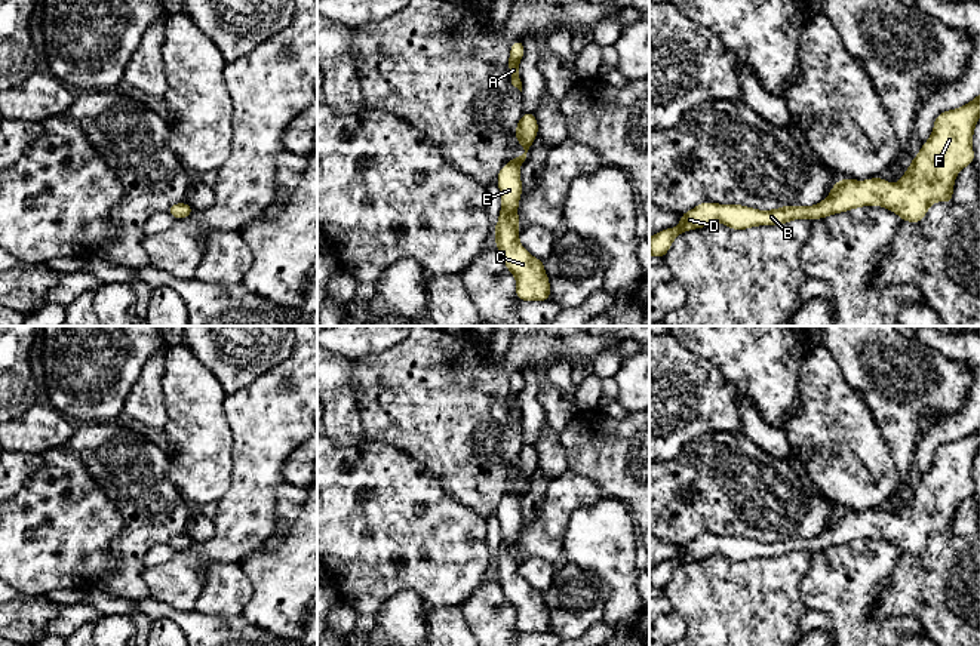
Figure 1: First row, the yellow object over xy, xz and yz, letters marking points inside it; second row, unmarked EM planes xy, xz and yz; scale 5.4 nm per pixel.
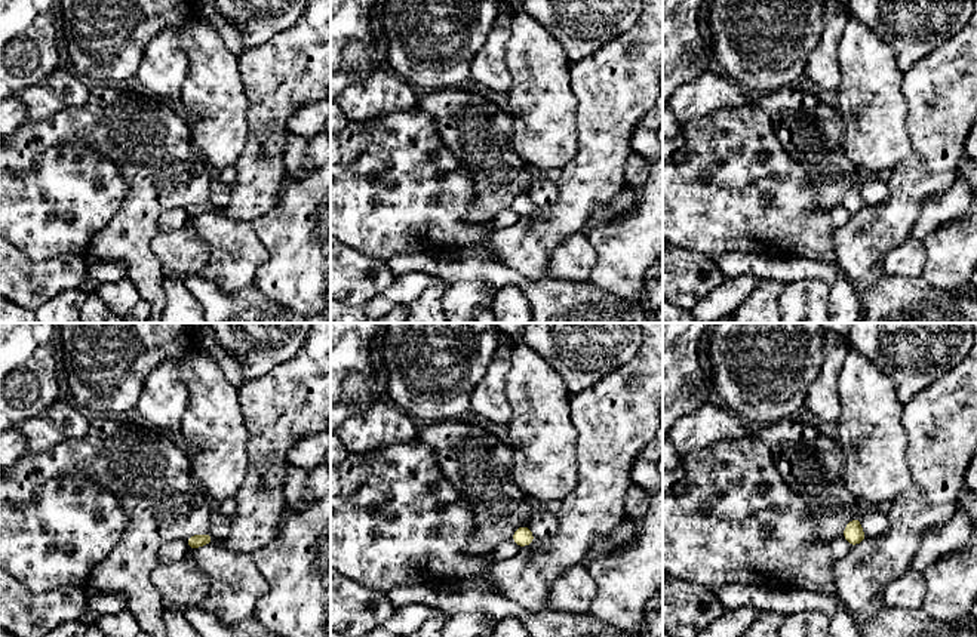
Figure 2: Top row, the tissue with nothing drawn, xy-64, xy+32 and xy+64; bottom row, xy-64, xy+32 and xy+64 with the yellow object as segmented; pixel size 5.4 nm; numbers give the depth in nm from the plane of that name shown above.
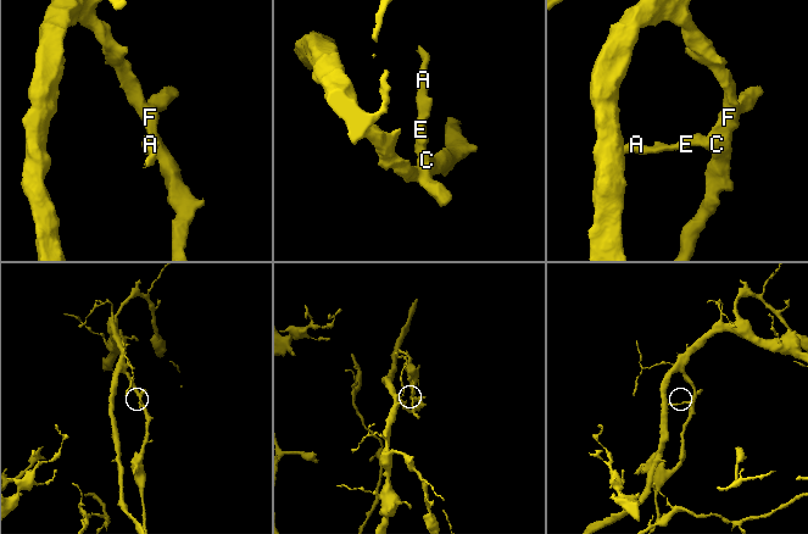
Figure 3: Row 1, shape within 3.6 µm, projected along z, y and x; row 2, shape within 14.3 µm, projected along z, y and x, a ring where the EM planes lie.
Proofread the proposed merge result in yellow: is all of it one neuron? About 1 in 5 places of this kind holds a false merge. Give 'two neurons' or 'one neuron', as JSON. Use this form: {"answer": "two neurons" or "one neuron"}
{"answer": "one neuron"}

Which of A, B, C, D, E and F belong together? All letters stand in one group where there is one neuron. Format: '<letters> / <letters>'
A B C D E F

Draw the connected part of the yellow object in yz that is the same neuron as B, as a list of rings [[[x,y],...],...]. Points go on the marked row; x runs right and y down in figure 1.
[[[980,95],[956,110],[940,113],[930,139],[922,144],[897,184],[884,178],[839,179],[830,194],[814,206],[783,206],[758,210],[741,204],[704,202],[682,213],[681,224],[649,237],[649,255],[664,258],[683,231],[721,222],[732,230],[781,225],[793,219],[820,219],[861,206],[882,206],[901,221],[921,222],[934,202],[953,202],[953,184],[961,169],[974,163],[971,139],[980,119]]]

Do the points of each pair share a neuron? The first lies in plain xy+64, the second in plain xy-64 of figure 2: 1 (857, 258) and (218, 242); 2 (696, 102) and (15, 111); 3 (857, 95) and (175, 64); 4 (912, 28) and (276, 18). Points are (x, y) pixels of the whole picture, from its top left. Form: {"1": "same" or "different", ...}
{"1": "different", "2": "different", "3": "different", "4": "same"}

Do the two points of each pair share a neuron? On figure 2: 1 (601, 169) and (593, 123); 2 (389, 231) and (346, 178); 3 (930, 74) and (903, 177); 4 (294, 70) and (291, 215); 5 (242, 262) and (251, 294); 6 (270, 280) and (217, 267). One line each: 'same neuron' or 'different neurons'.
1: same neuron
2: same neuron
3: same neuron
4: different neurons
5: different neurons
6: different neurons

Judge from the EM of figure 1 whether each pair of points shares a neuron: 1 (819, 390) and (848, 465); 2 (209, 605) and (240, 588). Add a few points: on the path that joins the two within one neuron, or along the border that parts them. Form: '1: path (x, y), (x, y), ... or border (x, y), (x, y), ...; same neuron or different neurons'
1: path (830, 409), (833, 439), (838, 446); same neuron
2: path (217, 599), (227, 590), (233, 590); same neuron

